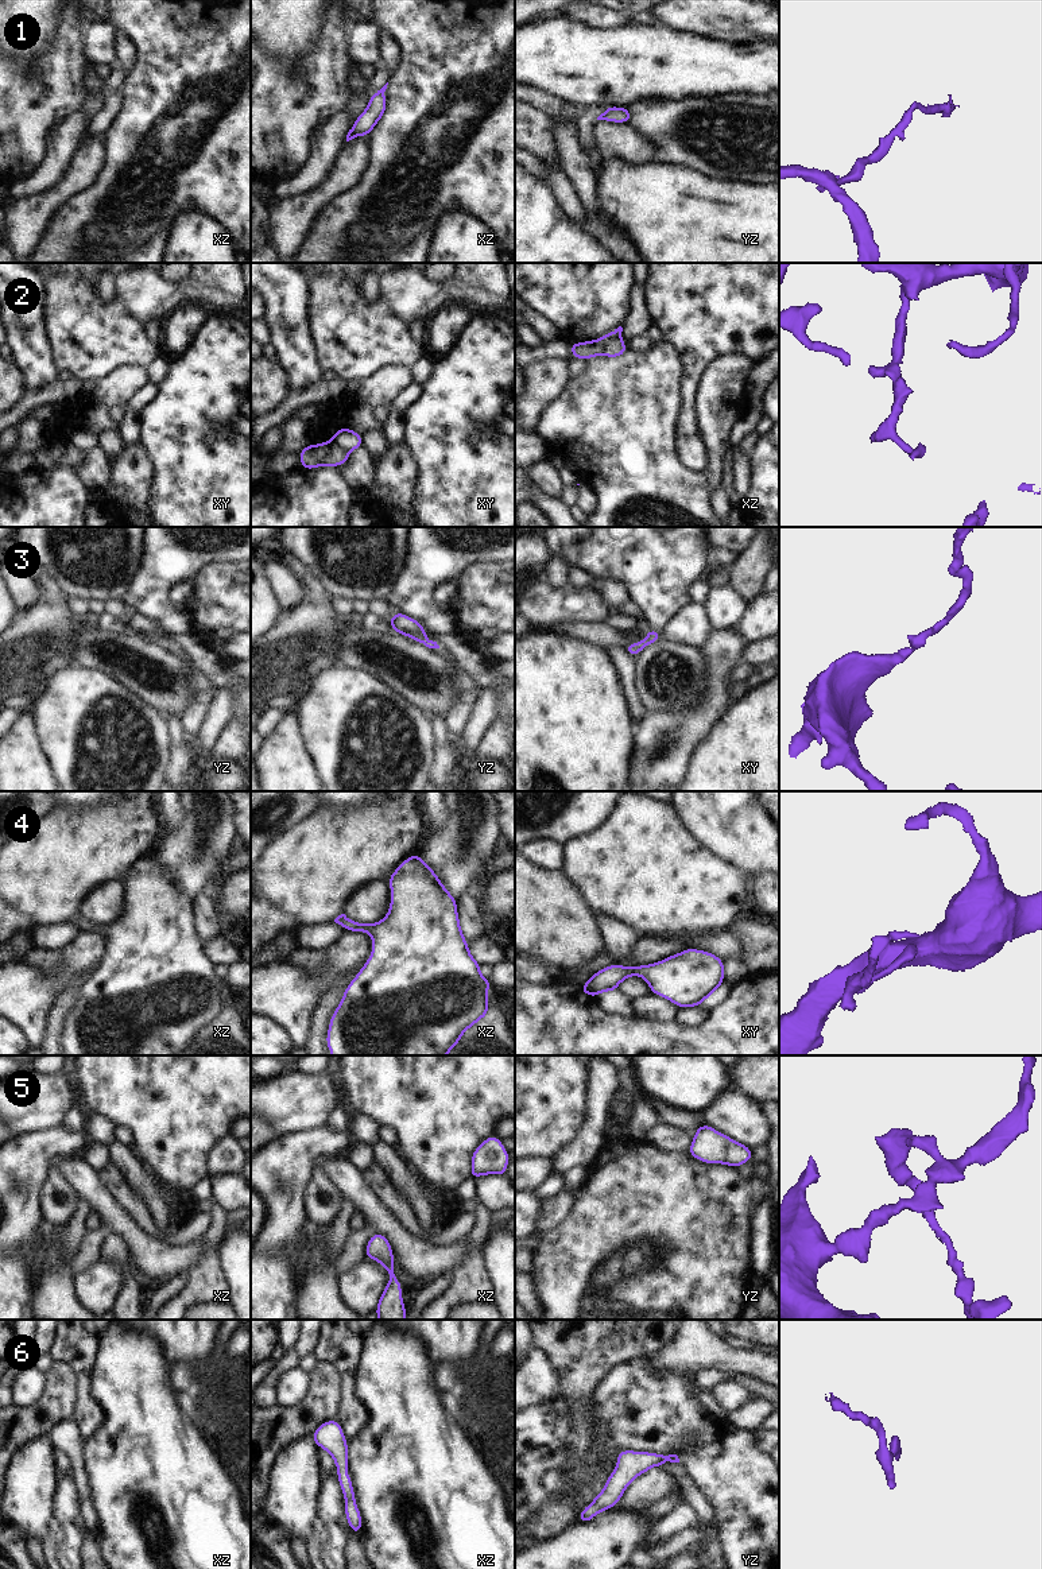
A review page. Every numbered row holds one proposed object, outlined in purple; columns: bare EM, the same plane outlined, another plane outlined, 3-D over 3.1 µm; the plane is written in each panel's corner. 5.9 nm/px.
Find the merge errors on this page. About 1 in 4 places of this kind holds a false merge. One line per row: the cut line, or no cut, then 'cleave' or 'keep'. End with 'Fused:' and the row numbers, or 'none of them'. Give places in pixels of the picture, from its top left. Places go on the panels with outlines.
1: no cut; keep
2: cut in xz along (620, 336), (611, 336), (601, 353); cleave
3: no cut; keep
4: no cut; keep
5: no cut; keep
6: no cut; keep
Fused: 2

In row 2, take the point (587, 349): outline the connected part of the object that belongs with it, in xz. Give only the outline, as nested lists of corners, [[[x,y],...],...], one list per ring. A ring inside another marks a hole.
[[[619,326],[617,329],[615,329],[613,332],[605,334],[604,337],[601,337],[599,340],[585,341],[581,344],[569,342],[569,345],[572,348],[570,357],[582,359],[586,361],[588,359],[590,359],[593,356],[601,356],[603,352],[605,350],[608,338],[612,336],[621,337],[621,332],[623,332],[623,328]]]

